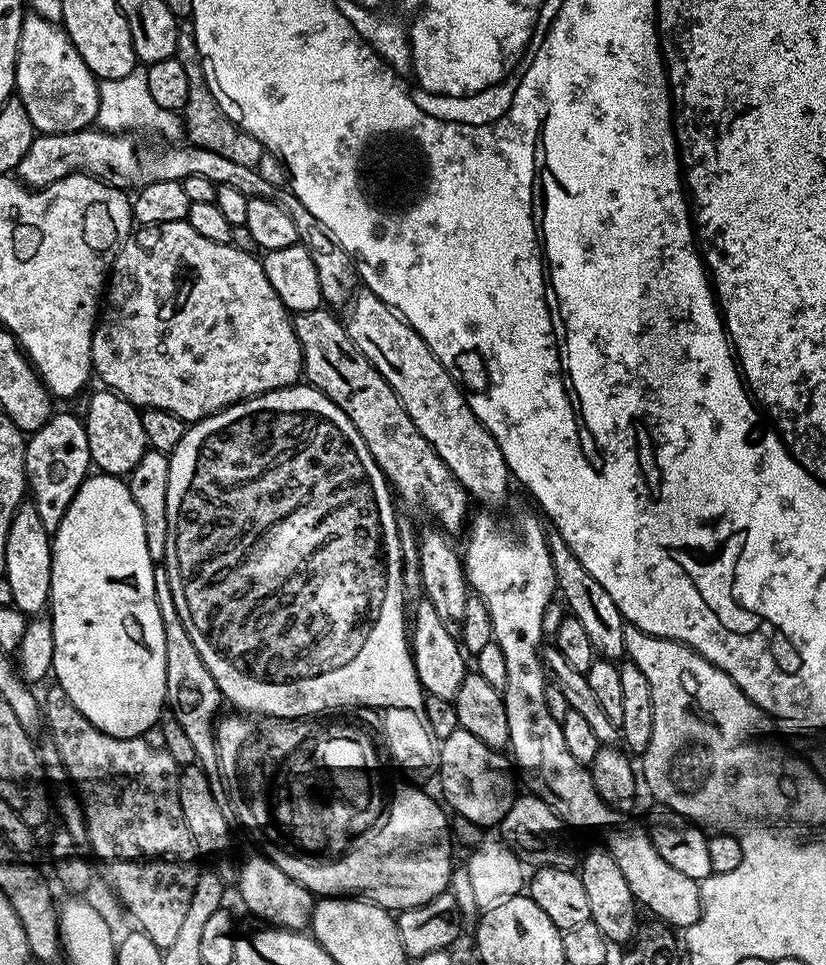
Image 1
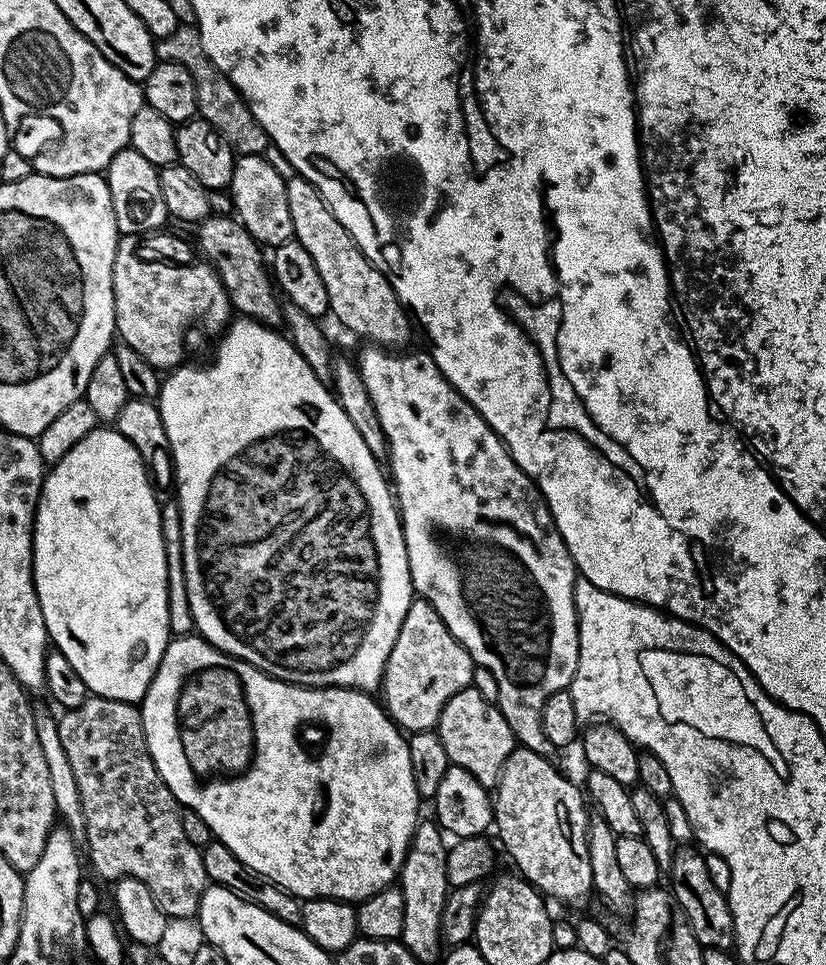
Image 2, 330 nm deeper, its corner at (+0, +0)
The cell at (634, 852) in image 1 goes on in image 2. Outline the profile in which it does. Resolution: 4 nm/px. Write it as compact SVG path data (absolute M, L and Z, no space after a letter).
M369 343L360 352L358 367L362 382L366 384L366 394L370 394L370 402L374 406L384 437L388 440L386 464L389 464L387 467L390 469L390 480L394 485L394 499L398 505L400 523L404 530L412 587L419 599L430 602L430 606L438 610L450 634L454 634L458 643L471 654L473 665L490 670L490 674L494 674L498 682L500 713L506 718L506 722L510 722L510 730L516 735L517 741L523 747L551 757L554 752L553 746L546 738L546 734L542 734L542 702L546 702L550 694L565 691L571 685L578 666L580 631L576 625L574 602L574 586L578 579L576 564L572 560L572 555L566 550L566 542L556 528L554 518L550 514L547 502L544 501L543 494L536 486L536 481L517 466L499 434L480 417L473 404L440 373L431 354L427 351L408 351L395 352L381 348L379 344Z

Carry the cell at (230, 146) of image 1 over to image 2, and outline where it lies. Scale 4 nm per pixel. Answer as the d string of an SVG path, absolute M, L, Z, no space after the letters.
M177 23L174 34L166 34L166 38L156 40L156 59L160 62L169 60L190 70L190 78L194 78L196 87L196 111L199 119L210 122L210 126L214 126L214 130L226 138L237 156L258 156L270 147L266 130L262 130L258 118L254 118L244 95L232 85L226 74L222 74L222 70L214 66L214 62L210 62L202 46L200 29L195 24Z

